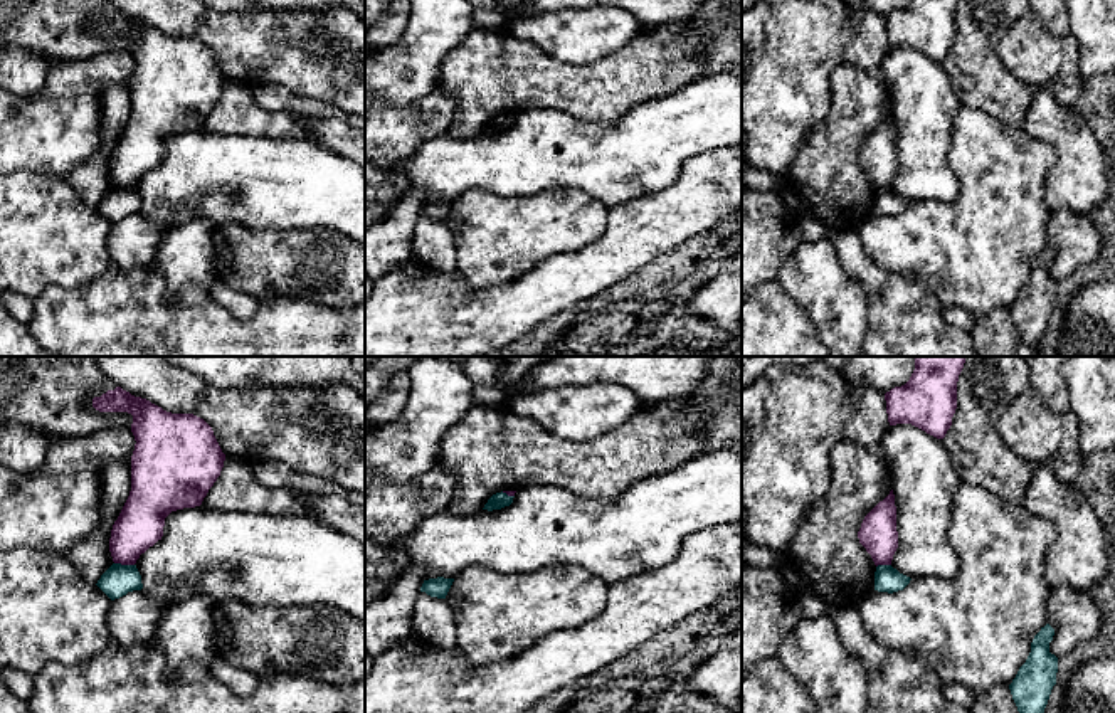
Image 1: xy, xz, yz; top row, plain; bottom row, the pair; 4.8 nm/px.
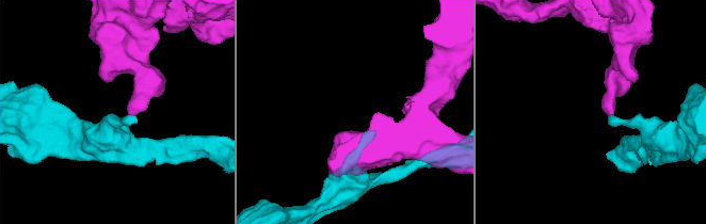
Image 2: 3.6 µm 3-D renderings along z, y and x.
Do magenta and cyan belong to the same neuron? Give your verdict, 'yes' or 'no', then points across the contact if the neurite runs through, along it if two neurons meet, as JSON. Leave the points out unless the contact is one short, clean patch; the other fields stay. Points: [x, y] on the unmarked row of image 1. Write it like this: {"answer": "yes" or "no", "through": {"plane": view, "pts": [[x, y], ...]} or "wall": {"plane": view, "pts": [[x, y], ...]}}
{"answer": "no", "wall": {"plane": "xy", "pts": [[115, 185], [133, 189]]}}

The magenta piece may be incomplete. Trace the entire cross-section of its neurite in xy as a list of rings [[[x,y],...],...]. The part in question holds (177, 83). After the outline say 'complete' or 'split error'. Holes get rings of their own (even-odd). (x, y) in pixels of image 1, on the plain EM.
[[[116,10],[101,20],[92,22],[92,30],[99,35],[128,35],[133,39],[131,55],[135,59],[135,74],[131,79],[131,114],[113,148],[109,175],[114,187],[135,188],[141,177],[153,170],[163,160],[165,141],[177,133],[200,129],[209,113],[214,109],[224,91],[222,76],[212,50],[193,37],[172,37],[151,27],[146,22],[135,20]]] | complete

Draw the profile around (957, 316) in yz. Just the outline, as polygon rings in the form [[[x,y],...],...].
[[[949,306],[949,308],[945,308],[945,320],[952,326],[965,330],[965,331],[970,333],[970,330],[974,328],[977,318],[964,308]]]

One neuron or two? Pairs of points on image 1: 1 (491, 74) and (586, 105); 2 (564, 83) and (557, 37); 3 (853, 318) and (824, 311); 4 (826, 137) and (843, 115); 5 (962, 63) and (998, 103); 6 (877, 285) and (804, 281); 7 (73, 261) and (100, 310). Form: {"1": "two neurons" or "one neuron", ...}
{"1": "one neuron", "2": "two neurons", "3": "one neuron", "4": "one neuron", "5": "one neuron", "6": "two neurons", "7": "two neurons"}

